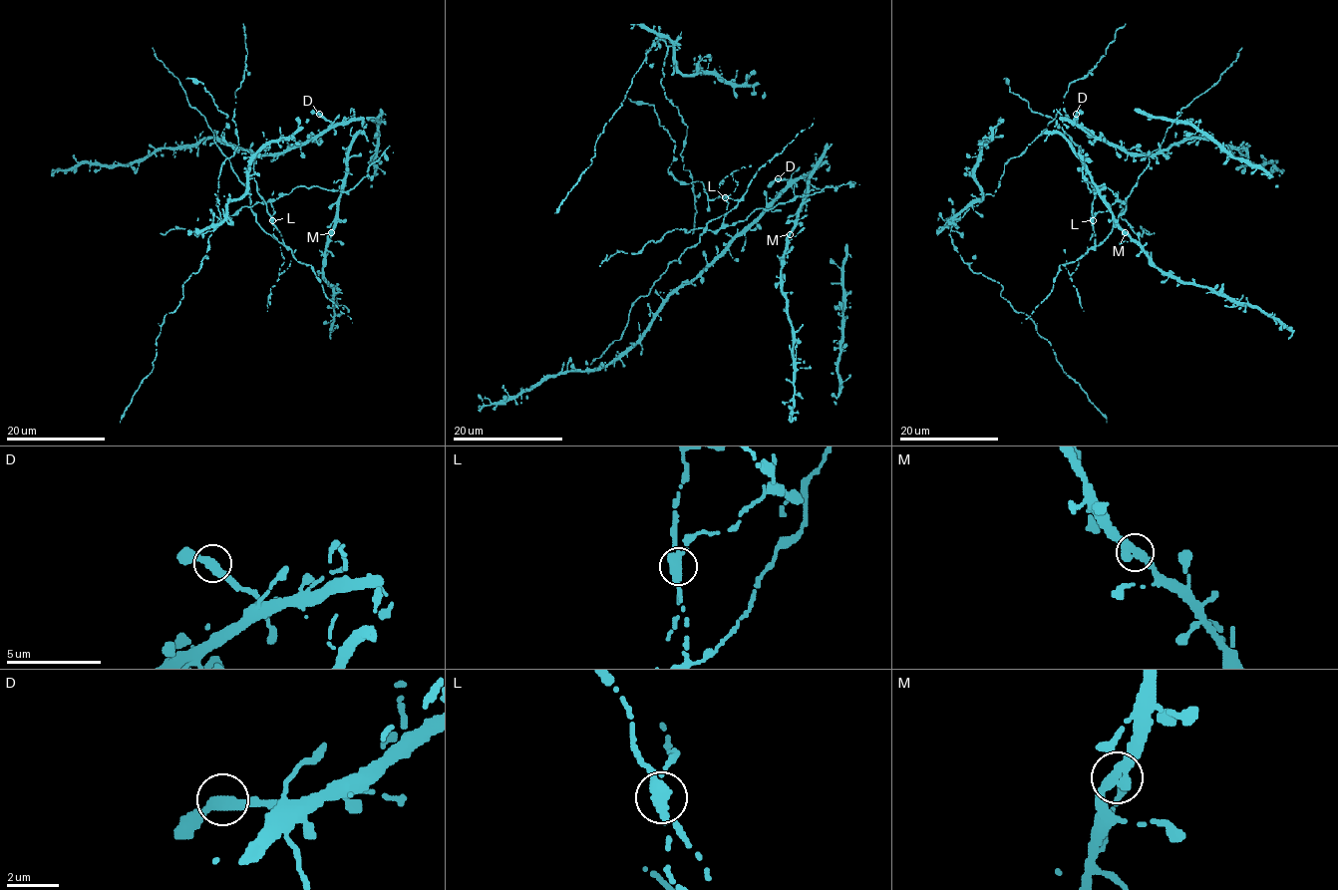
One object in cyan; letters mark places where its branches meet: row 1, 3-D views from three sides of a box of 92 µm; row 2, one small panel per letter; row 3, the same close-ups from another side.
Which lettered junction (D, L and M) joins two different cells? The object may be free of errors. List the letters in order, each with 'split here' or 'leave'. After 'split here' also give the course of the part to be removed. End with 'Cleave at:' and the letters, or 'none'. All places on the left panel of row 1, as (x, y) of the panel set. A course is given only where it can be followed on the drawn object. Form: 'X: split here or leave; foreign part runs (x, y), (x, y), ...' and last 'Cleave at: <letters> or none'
D: leave
L: split here; foreign part runs (272, 220), (271, 202), (283, 194), (314, 185), (348, 191), (385, 149), (393, 151)
M: leave
Cleave at: L

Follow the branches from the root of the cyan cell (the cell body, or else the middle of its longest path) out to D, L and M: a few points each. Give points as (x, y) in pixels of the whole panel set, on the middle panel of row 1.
D: (726, 211), (732, 225), (798, 195), (810, 195), (805, 202), (808, 178), (826, 156), (800, 177), (778, 178)
L: (726, 211), (725, 198)
M: (726, 211), (724, 223), (732, 225), (756, 209), (810, 195), (790, 234)

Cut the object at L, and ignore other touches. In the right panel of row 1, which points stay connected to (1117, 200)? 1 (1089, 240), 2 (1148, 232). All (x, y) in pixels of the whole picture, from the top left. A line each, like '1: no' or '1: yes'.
1: yes
2: yes

